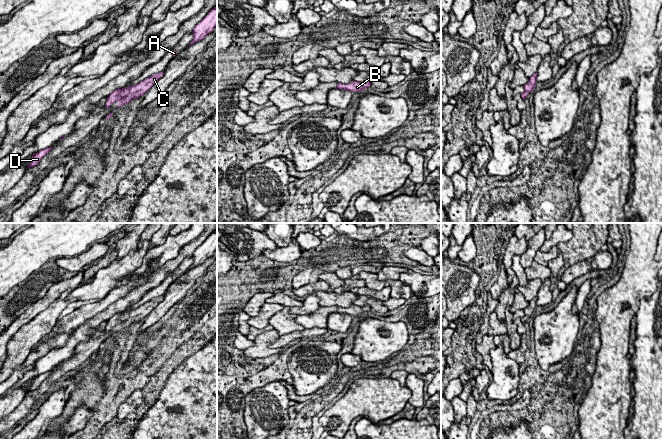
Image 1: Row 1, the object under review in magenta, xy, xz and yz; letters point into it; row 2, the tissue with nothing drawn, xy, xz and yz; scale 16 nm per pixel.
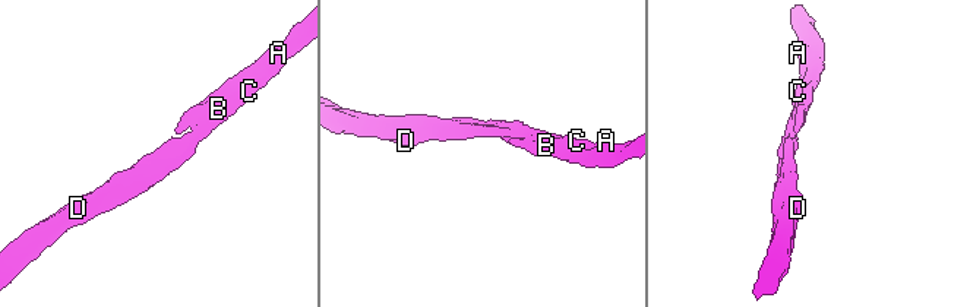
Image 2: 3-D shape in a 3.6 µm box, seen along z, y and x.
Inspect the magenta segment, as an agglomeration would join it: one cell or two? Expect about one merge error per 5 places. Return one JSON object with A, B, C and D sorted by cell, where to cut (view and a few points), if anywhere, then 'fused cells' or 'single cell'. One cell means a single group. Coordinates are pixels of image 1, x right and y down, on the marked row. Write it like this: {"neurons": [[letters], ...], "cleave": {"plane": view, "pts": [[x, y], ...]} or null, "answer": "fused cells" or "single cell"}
{"neurons": [["A", "B", "C", "D"]], "cleave": null, "answer": "single cell"}

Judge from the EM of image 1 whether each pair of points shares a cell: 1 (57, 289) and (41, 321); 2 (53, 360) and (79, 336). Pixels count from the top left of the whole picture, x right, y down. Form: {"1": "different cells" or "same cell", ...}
{"1": "different cells", "2": "same cell"}

